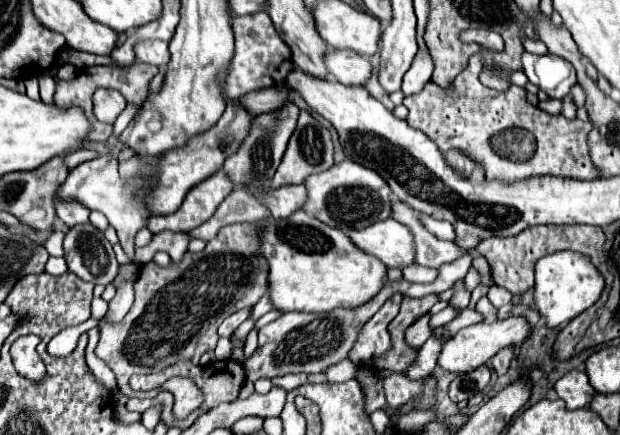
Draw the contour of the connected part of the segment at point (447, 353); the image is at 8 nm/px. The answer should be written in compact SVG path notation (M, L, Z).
M505 318L505 320L495 320L495 322L479 322L475 326L463 328L455 334L455 338L451 338L441 354L437 364L447 370L447 372L469 372L475 370L479 366L483 366L485 362L489 362L499 350L503 348L513 348L519 350L531 336L531 324L525 318Z

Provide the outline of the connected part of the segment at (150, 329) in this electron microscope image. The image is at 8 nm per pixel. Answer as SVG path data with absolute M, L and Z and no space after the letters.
M231 224L231 226L221 228L219 234L213 240L209 240L205 250L199 254L185 252L181 262L171 262L167 268L161 268L155 262L147 262L141 266L137 282L133 284L135 302L133 302L131 310L127 312L127 316L119 324L99 320L101 338L99 338L95 352L115 372L119 390L123 394L127 394L131 398L133 396L149 398L147 392L131 390L129 378L133 374L159 372L159 370L175 364L177 360L189 360L193 364L199 364L199 358L205 352L215 350L217 340L219 340L217 326L227 316L231 316L235 310L241 310L241 308L251 310L255 306L255 302L259 302L259 298L263 298L267 294L269 264L259 254L259 248L261 248L261 228L257 224Z

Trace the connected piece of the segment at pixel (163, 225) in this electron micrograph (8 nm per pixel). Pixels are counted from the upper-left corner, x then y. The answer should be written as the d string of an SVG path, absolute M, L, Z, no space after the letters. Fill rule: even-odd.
M223 170L207 178L205 182L197 184L183 200L183 204L177 208L177 212L167 216L151 216L147 228L157 234L161 230L173 230L173 232L191 232L193 228L201 226L213 210L225 200L225 196L233 190L233 184L225 178Z

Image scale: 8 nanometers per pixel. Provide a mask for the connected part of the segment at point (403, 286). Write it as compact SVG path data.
M465 254L463 258L449 262L439 268L439 276L431 284L413 284L407 280L401 282L387 282L385 290L369 302L369 306L359 306L357 310L347 310L347 308L337 308L327 314L309 314L309 312L285 312L281 314L275 322L263 326L259 330L259 346L257 350L243 362L245 368L245 378L255 382L259 378L275 378L275 376L285 376L285 374L319 374L325 372L329 366L341 362L347 358L349 350L357 342L361 326L397 292L407 298L423 298L429 294L439 294L445 292L453 286L455 280L465 278L469 266L471 266L471 254Z

